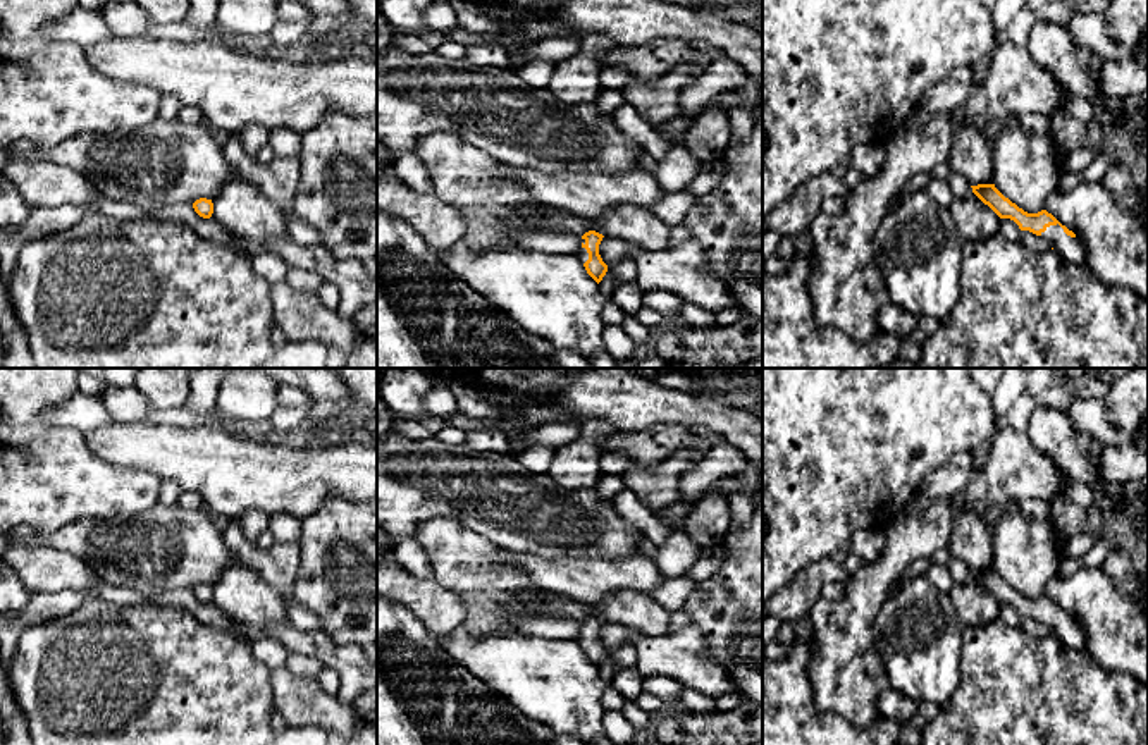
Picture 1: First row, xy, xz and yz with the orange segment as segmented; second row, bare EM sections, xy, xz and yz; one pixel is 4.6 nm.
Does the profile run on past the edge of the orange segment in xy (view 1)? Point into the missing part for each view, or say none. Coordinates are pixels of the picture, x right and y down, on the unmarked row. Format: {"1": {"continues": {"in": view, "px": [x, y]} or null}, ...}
{"1": {"continues": null}}

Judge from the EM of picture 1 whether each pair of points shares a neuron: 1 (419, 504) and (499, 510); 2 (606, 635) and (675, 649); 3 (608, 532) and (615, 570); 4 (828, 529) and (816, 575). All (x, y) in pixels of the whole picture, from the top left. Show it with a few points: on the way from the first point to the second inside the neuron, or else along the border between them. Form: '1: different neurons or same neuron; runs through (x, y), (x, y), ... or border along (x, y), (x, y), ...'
1: same neuron; runs through (439, 503), (479, 503)
2: same neuron; runs through (623, 635), (658, 649)
3: different neurons; border along (639, 553), (618, 558), (572, 558)
4: different neurons; border along (830, 556), (806, 565), (785, 584)

